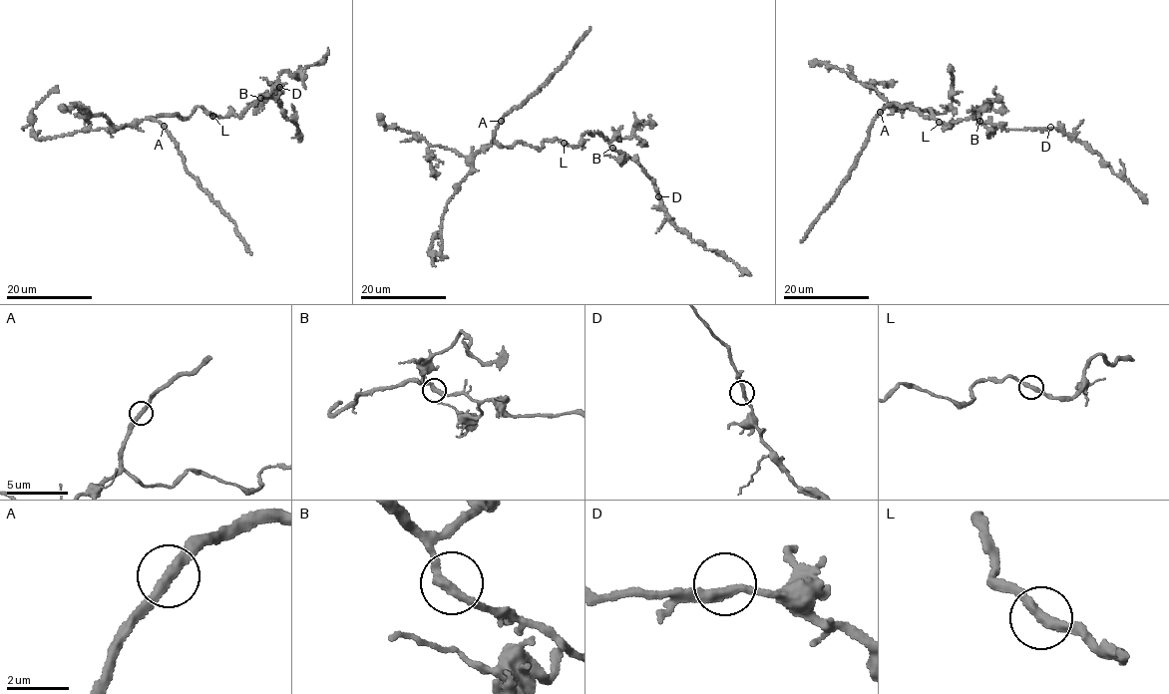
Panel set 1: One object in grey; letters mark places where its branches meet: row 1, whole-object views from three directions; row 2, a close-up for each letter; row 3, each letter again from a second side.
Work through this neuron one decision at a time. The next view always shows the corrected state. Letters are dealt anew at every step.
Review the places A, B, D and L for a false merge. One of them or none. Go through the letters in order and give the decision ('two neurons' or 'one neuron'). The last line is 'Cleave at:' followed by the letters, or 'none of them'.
A: one neuron
B: one neuron
D: one neuron
L: one neuron
Cleave at: none of them

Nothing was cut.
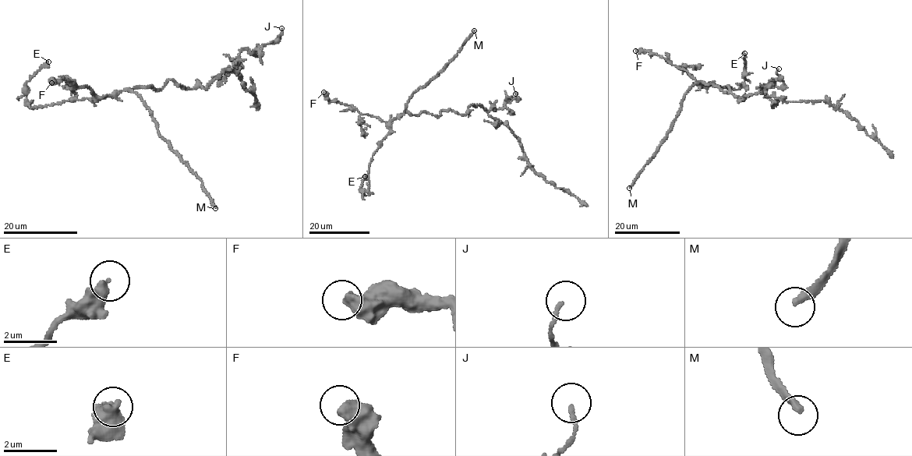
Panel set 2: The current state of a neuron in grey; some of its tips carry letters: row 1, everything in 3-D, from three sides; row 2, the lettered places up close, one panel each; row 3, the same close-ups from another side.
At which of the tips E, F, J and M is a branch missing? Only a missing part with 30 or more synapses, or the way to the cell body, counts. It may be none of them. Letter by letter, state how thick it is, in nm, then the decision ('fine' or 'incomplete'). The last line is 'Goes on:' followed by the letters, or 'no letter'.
E: 440 nm | fine
F: 600 nm | fine
J: 140 nm | fine
M: 280 nm | incomplete
Goes on: M

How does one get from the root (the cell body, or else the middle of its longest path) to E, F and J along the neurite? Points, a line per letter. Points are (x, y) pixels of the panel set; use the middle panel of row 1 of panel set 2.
E: (452, 111), (436, 116), (404, 111), (391, 119), (390, 132), (372, 155), (365, 191), (360, 189), (365, 176)
F: (452, 111), (440, 111), (436, 116), (404, 111), (383, 121), (362, 114), (350, 104), (331, 101), (323, 92)
J: (452, 111), (467, 114), (474, 104), (487, 111), (501, 109), (506, 100), (517, 98), (515, 93)

